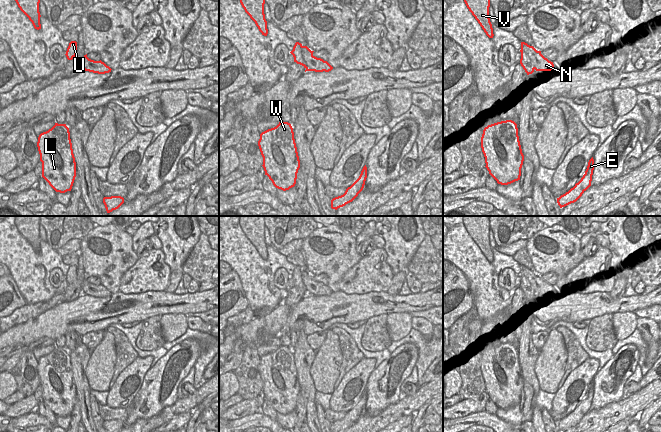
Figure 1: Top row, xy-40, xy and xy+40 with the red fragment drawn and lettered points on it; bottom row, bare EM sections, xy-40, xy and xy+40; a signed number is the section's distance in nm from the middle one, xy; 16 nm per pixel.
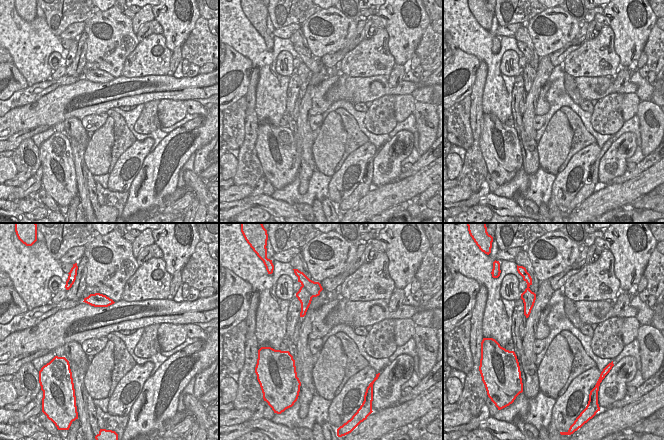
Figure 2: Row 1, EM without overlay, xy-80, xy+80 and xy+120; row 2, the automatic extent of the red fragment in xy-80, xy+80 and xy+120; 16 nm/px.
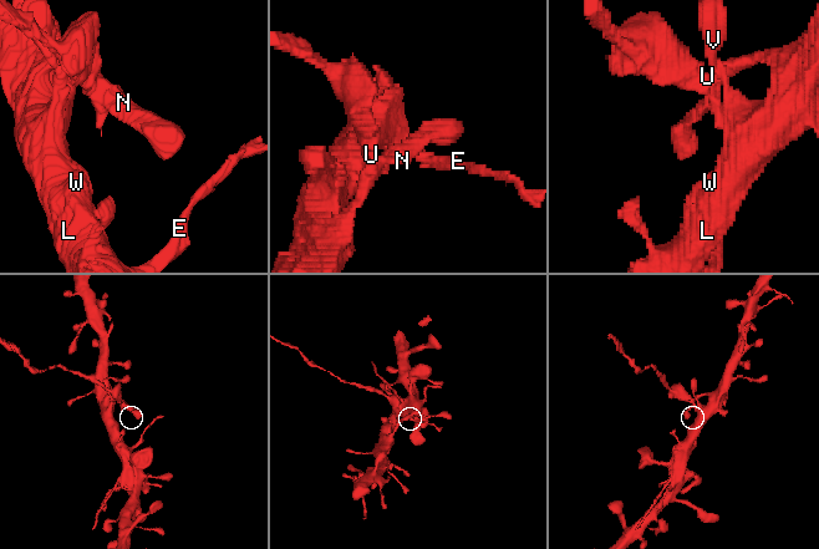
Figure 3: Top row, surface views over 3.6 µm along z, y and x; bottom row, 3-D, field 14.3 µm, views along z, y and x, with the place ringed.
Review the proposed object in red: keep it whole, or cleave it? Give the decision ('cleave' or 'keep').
cleave

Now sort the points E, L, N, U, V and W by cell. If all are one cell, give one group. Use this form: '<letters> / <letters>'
E L N V W / U

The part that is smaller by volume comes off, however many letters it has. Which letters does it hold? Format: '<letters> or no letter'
U

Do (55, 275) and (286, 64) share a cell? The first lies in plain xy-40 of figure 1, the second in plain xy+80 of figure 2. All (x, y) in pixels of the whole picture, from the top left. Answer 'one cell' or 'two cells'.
one cell

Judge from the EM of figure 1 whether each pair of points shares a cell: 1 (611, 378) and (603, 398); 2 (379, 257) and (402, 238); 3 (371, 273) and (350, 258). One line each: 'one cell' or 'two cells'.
1: one cell
2: two cells
3: two cells

